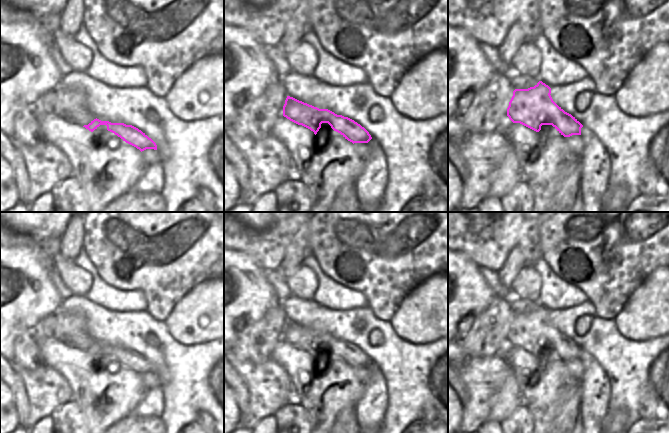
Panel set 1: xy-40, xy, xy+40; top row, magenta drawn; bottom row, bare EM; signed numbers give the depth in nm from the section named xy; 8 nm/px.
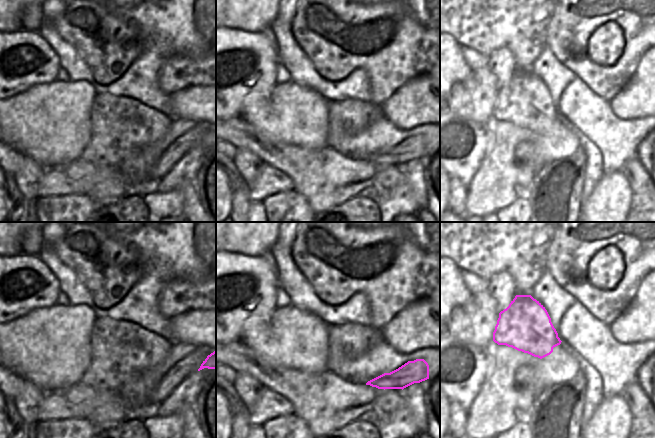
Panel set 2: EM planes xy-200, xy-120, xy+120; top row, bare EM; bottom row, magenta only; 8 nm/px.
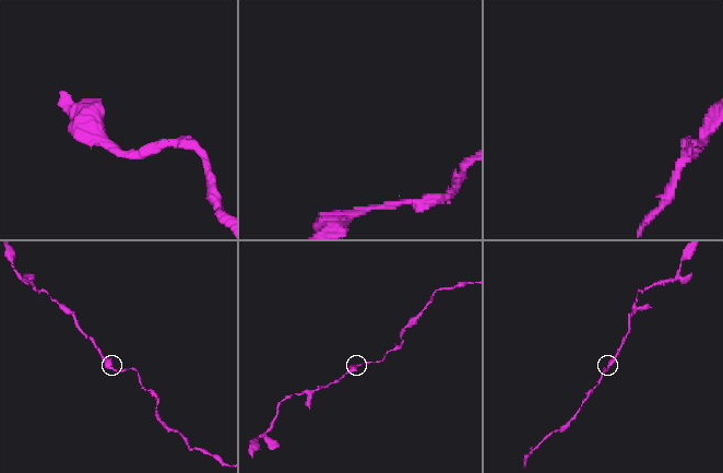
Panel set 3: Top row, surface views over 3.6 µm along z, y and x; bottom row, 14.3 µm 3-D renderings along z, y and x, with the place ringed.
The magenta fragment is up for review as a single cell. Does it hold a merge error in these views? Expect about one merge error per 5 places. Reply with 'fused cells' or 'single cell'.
single cell

